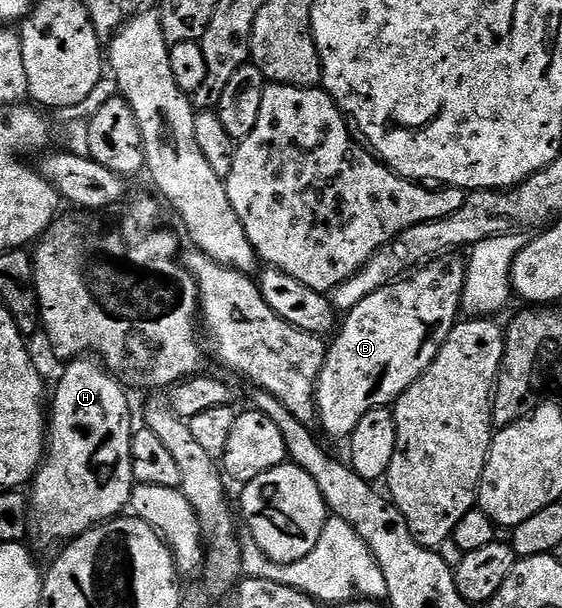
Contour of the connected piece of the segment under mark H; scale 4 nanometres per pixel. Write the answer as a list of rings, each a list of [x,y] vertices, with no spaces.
[[[80,357],[72,359],[66,364],[63,376],[59,379],[59,384],[55,387],[55,400],[49,403],[49,430],[47,432],[47,442],[45,444],[45,454],[39,470],[35,472],[33,482],[29,487],[29,527],[43,543],[59,543],[66,545],[81,533],[85,533],[90,527],[95,527],[98,523],[106,523],[108,519],[122,516],[128,510],[131,502],[131,491],[136,487],[133,477],[133,465],[131,464],[131,437],[133,426],[131,427],[131,403],[127,400],[128,392],[122,383],[103,366],[102,362],[95,357]]]

